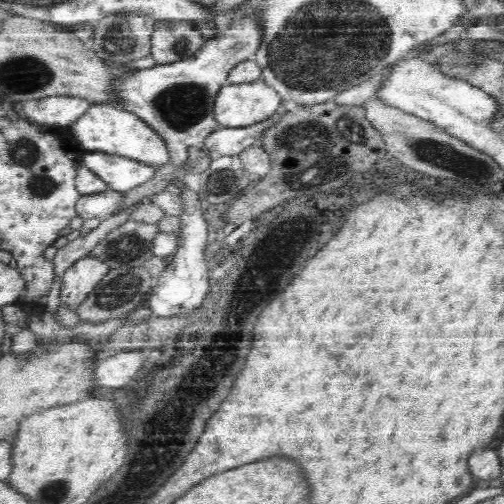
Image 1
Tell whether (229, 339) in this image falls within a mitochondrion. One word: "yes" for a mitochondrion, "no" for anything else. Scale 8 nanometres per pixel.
no

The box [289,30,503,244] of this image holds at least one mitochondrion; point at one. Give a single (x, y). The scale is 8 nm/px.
(433, 153)

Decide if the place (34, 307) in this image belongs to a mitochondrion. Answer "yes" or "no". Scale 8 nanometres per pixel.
no

